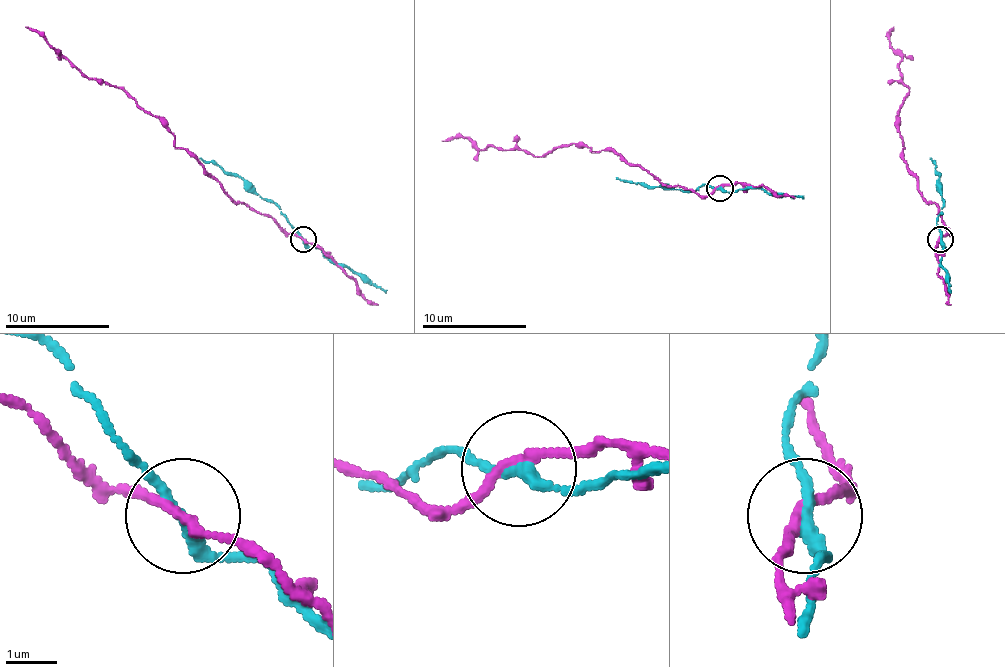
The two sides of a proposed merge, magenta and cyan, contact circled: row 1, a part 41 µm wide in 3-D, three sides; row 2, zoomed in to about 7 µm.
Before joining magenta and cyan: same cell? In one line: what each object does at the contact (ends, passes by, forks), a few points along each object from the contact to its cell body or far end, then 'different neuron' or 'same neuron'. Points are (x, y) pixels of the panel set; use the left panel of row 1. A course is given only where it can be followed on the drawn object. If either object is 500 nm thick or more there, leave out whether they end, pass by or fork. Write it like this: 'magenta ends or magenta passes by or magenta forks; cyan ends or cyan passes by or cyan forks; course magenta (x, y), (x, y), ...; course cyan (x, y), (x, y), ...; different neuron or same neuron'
magenta passes by; cyan passes by; course magenta (304, 238), (285, 233), (264, 215), (249, 209), (178, 147), (173, 133), (120, 89), (86, 78), (26, 26); course cyan (304, 238), (272, 202), (199, 157); different neuron

